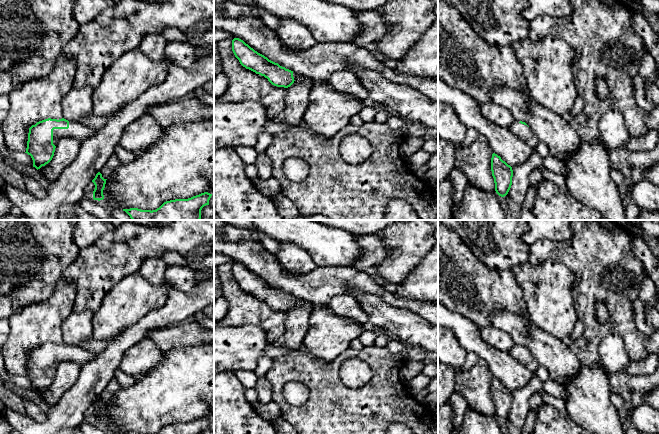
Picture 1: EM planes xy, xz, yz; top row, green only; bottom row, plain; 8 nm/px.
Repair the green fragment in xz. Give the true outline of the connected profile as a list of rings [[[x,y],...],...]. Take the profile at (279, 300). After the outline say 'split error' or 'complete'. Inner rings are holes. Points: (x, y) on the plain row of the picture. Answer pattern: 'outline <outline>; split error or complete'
outline [[[239,262],[232,264],[232,275],[243,291],[264,300],[274,310],[288,312],[304,301],[269,284]]]; split error

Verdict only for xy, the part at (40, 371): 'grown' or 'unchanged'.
grown

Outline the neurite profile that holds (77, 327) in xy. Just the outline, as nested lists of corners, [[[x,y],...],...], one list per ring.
[[[72,312],[62,324],[62,339],[68,345],[78,345],[92,335],[92,312]]]

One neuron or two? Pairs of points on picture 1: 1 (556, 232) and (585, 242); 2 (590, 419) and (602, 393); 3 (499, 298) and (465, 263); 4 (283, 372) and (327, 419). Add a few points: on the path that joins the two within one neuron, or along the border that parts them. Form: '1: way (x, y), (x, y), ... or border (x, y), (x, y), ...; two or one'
1: border (572, 230), (571, 236), (566, 240), (547, 240); two
2: way (591, 413), (591, 404), (596, 399); one
3: way (490, 290), (472, 272); one
4: way (299, 372), (327, 399), (327, 403); one

